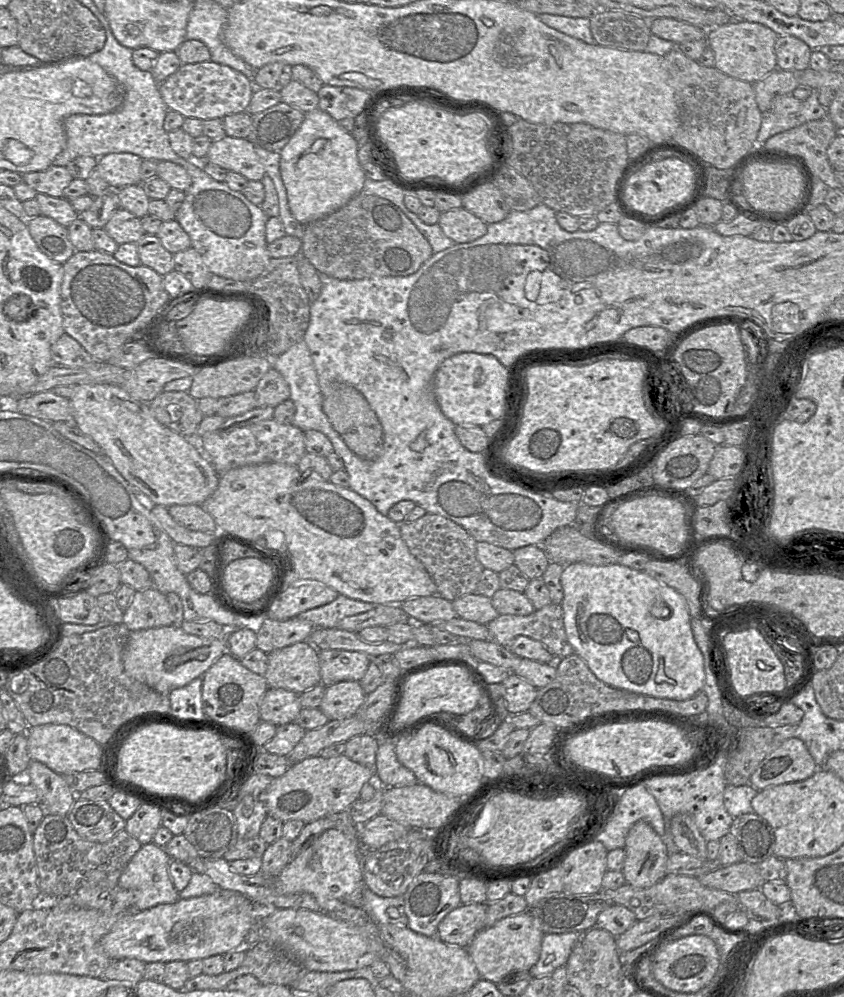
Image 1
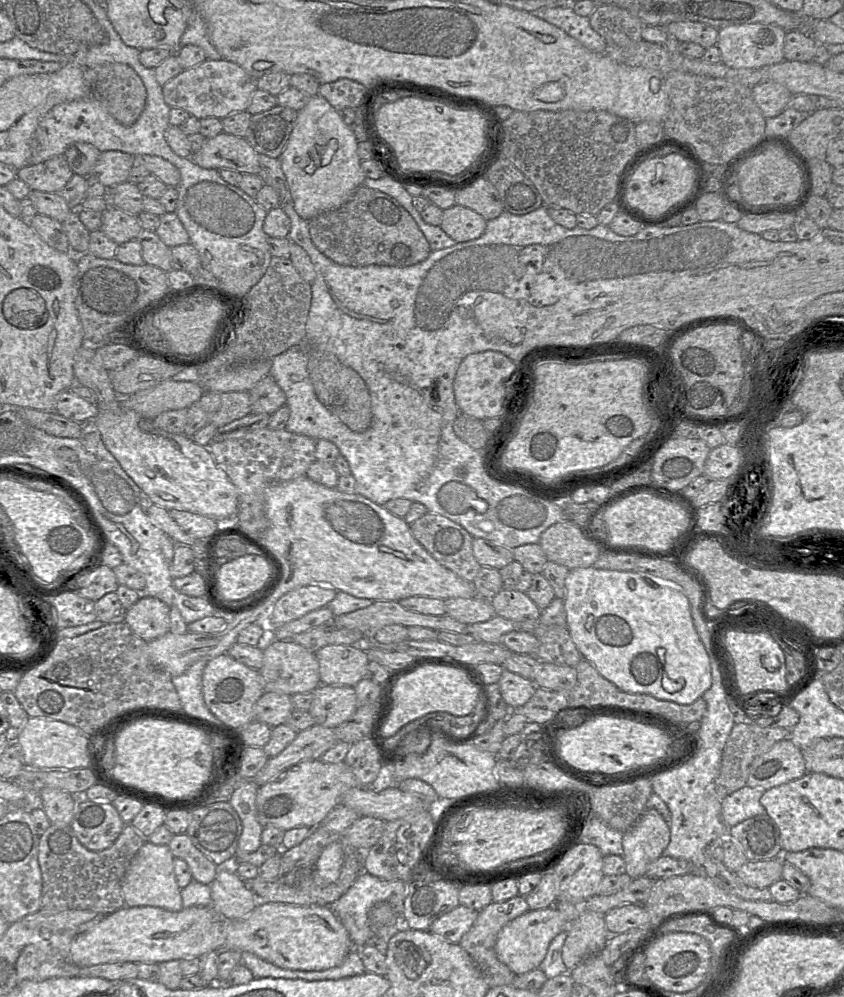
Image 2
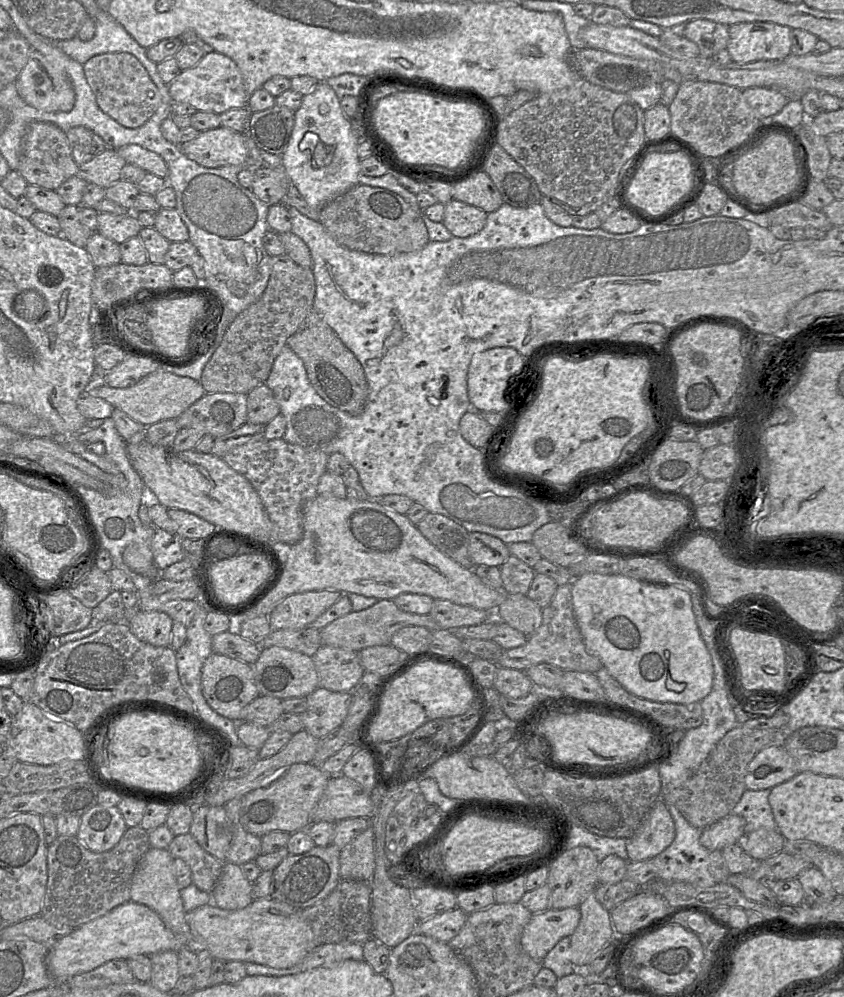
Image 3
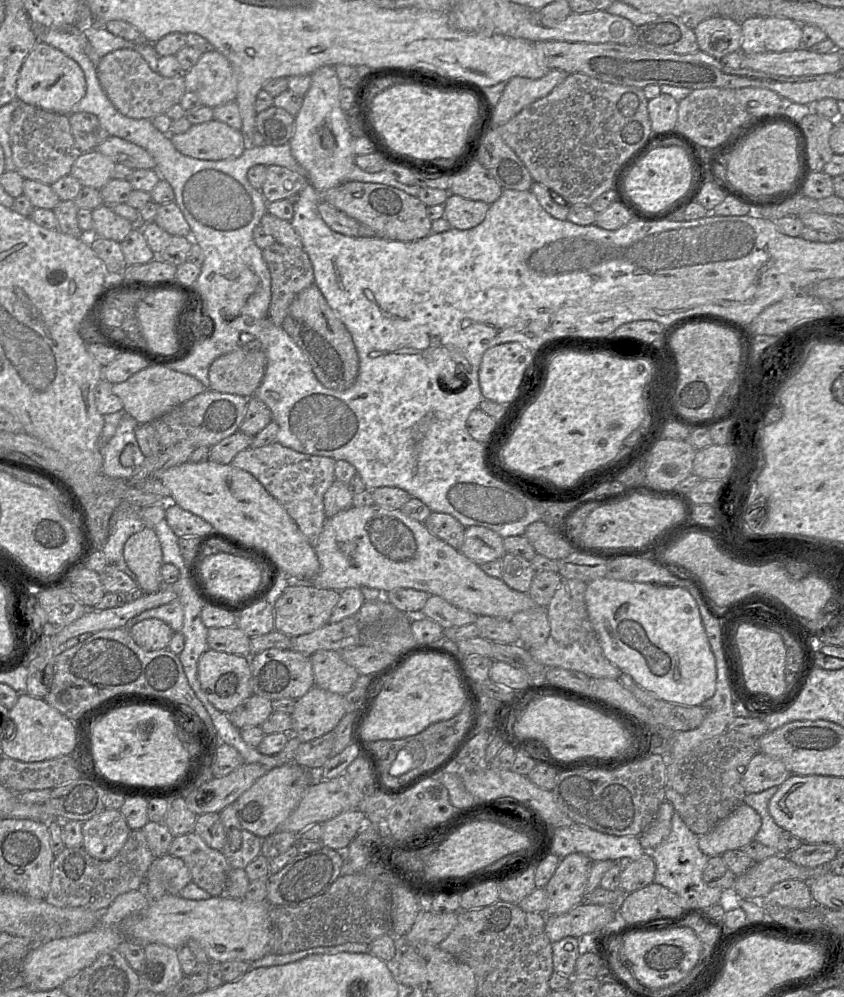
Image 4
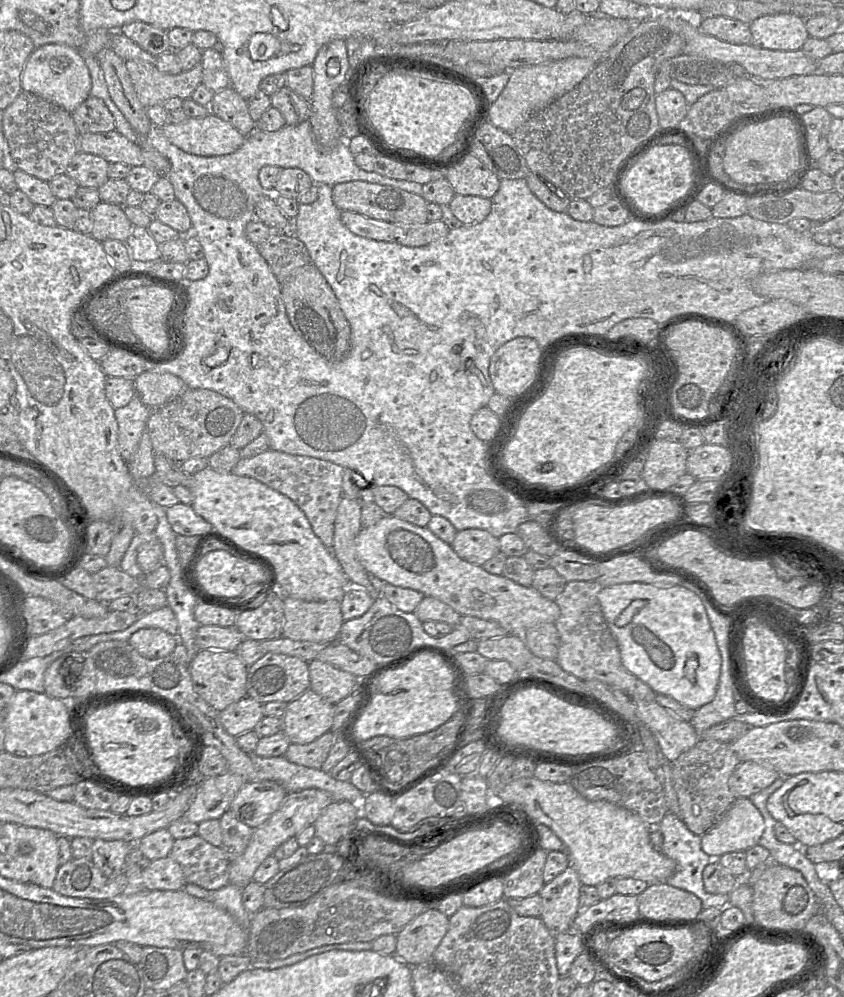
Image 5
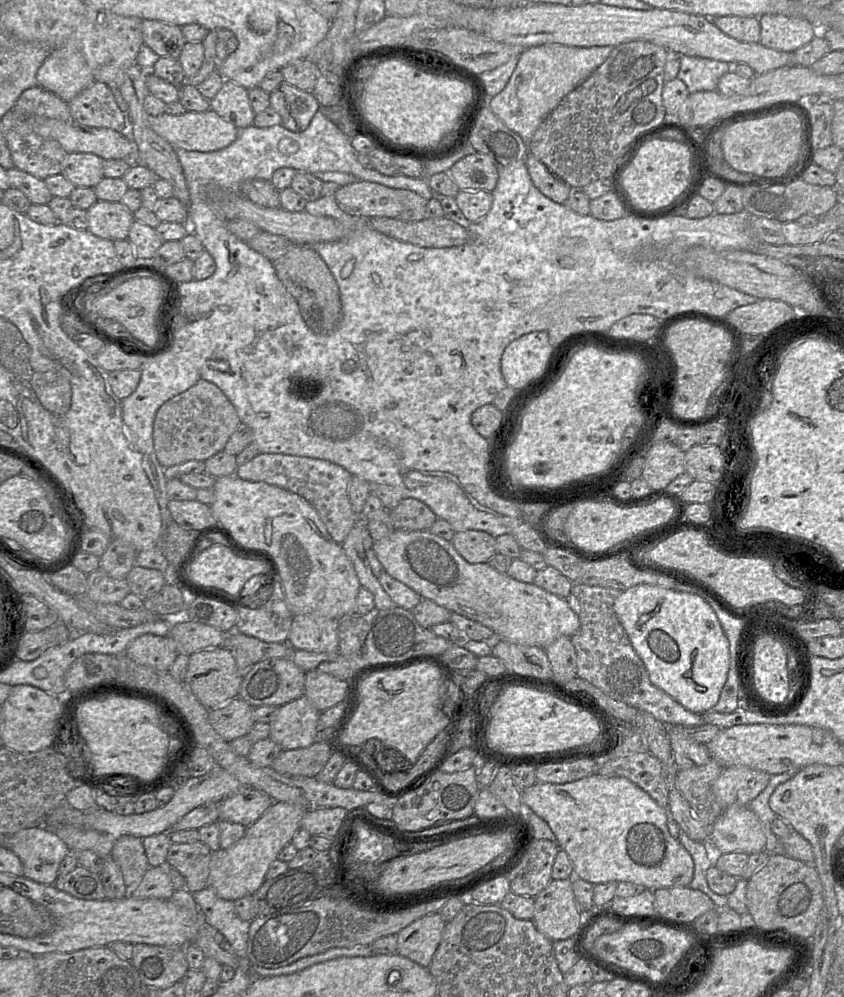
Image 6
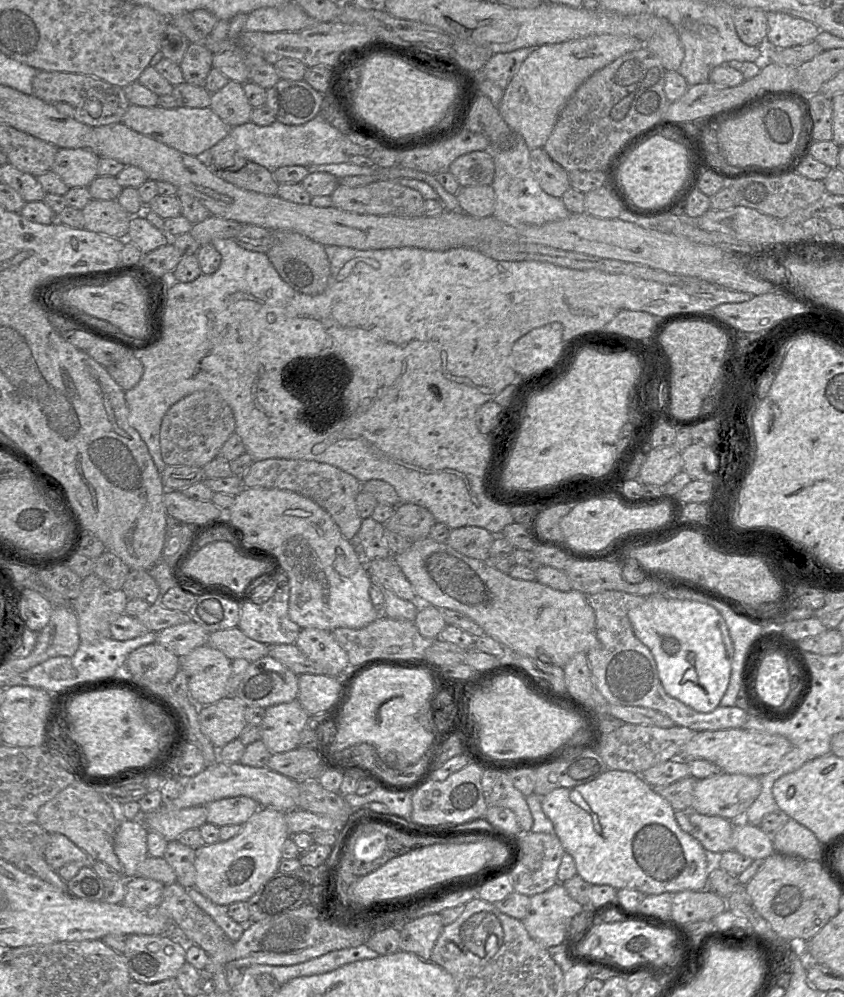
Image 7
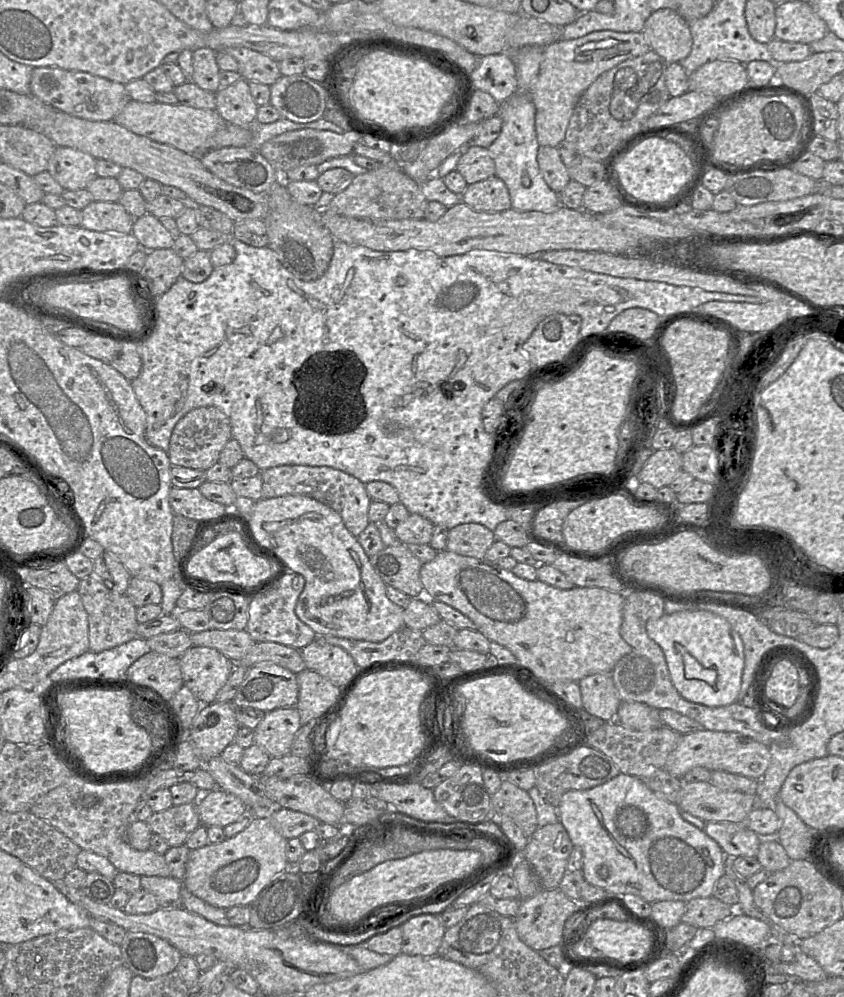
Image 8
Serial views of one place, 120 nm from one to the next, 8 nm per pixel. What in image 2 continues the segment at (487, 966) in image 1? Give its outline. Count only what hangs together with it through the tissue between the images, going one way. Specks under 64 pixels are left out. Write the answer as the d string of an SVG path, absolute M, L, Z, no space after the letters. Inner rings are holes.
M555 907L528 910L507 923L499 932L495 944L498 959L515 973L523 974L539 968L544 960L549 944L560 932L567 930L565 916Z

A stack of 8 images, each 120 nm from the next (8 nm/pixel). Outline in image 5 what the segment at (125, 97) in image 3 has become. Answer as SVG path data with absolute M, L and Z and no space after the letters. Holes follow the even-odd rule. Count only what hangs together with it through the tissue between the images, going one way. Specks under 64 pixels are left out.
M127 60L125 66L137 97L146 109L162 105L173 97L188 99L202 83L203 69L200 63L176 75L162 73L154 65L139 60Z

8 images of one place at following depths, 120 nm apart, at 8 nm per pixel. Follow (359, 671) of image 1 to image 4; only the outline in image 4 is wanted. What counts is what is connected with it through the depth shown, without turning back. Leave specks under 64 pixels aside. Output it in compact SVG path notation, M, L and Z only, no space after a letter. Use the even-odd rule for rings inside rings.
M319 650L310 658L315 686L329 692L345 696L360 676L343 660L340 651Z

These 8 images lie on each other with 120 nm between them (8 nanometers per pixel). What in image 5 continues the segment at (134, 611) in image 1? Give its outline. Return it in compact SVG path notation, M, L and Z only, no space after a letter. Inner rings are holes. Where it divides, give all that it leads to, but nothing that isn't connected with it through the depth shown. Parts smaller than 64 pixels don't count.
M141 628L130 636L128 643L141 656L155 659L170 655L178 638L160 628Z

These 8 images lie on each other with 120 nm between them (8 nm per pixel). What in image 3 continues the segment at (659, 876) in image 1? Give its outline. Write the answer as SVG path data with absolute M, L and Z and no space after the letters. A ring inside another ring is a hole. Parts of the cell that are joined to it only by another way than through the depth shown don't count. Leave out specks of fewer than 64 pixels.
M658 799L631 838L627 839L629 861L653 859L675 839L675 825L668 806Z

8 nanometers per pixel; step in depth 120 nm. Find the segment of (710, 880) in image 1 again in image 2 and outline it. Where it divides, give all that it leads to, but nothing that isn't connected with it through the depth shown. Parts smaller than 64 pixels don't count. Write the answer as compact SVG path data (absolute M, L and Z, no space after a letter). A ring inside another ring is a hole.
M782 857L763 861L748 861L735 874L744 884L754 888L769 888L782 879Z

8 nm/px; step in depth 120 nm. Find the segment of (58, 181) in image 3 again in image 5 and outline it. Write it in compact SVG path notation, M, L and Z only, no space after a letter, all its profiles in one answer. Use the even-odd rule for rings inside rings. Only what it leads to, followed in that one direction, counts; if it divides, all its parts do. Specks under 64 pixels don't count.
M22 90L17 98L3 111L2 123L4 137L18 169L41 180L50 181L54 177L66 173L68 165L79 152L79 133L72 114L32 93Z

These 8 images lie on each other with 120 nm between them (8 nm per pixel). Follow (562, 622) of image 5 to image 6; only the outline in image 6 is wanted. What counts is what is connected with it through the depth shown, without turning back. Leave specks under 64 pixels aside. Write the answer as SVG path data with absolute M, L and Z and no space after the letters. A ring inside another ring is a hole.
M574 583L567 598L578 615L580 628L570 638L577 654L577 676L587 680L610 697L638 711L646 711L665 725L704 724L702 714L688 711L650 681L643 661L636 654L615 610L614 602L623 591Z

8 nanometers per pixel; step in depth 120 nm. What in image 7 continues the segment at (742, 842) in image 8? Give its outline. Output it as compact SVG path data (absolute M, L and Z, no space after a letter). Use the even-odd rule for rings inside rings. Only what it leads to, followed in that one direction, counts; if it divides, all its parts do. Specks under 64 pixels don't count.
M689 811L691 835L708 852L723 853L734 849L733 822L720 816Z

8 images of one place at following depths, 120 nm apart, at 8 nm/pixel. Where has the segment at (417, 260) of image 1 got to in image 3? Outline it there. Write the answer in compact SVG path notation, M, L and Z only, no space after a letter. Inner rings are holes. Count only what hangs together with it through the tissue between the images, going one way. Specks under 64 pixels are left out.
M356 185L319 210L318 221L337 244L364 253L410 253L423 249L430 241L421 212L400 195L381 187Z

